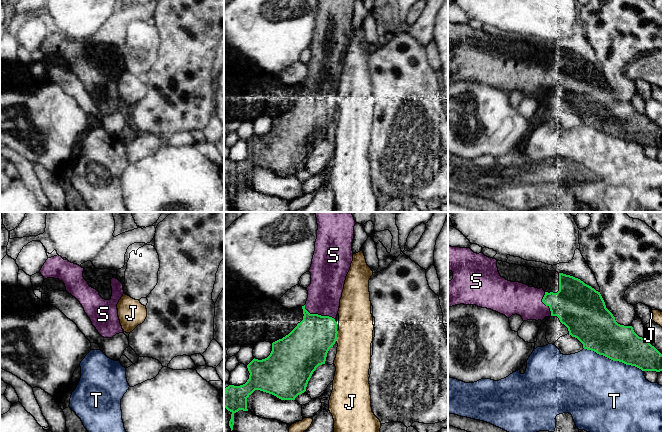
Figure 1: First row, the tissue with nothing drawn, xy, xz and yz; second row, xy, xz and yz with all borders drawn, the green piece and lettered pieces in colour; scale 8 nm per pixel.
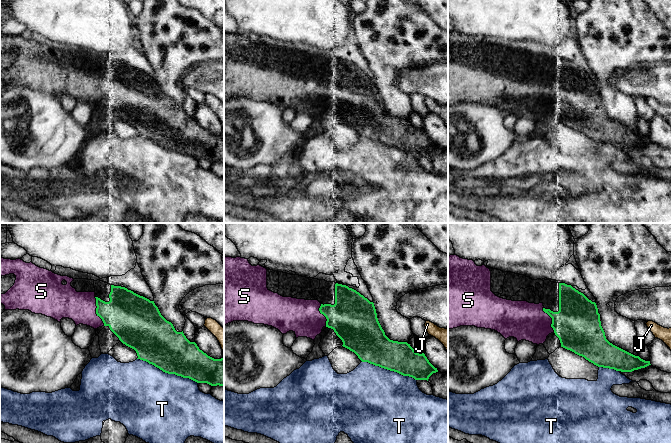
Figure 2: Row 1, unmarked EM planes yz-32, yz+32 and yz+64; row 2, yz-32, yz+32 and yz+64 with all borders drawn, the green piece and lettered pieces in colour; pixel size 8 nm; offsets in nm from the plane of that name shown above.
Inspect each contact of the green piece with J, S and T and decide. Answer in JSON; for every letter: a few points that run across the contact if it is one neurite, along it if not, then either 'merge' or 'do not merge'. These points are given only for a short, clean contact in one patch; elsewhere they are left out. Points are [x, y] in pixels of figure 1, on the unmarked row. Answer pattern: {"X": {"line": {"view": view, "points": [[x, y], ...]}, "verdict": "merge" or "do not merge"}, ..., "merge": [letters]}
{"J": {"verdict": "do not merge"}, "S": {"verdict": "merge"}, "T": {"verdict": "do not merge"}, "merge": ["S"]}

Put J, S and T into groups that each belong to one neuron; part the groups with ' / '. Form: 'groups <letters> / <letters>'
groups J / S / T

